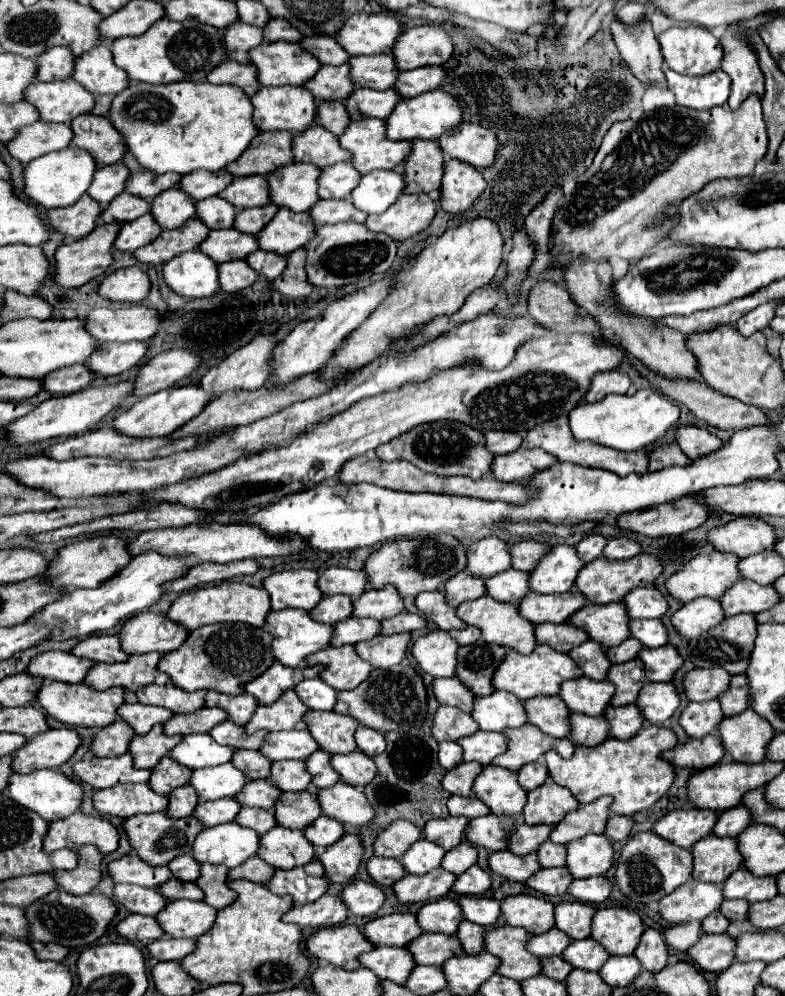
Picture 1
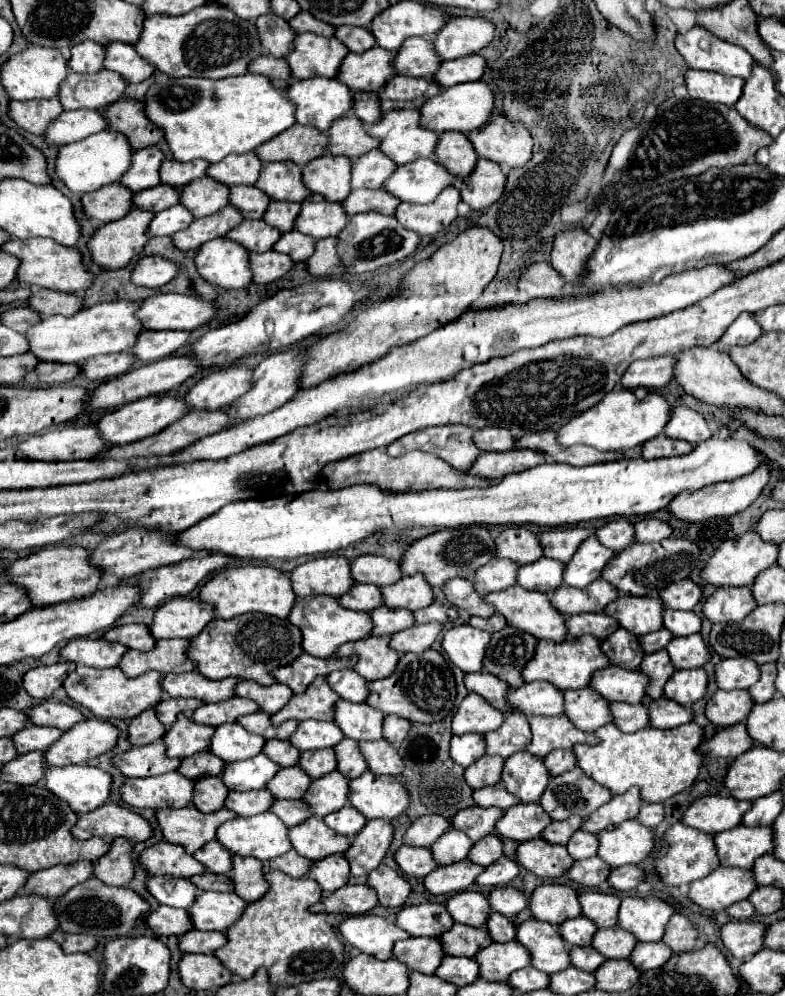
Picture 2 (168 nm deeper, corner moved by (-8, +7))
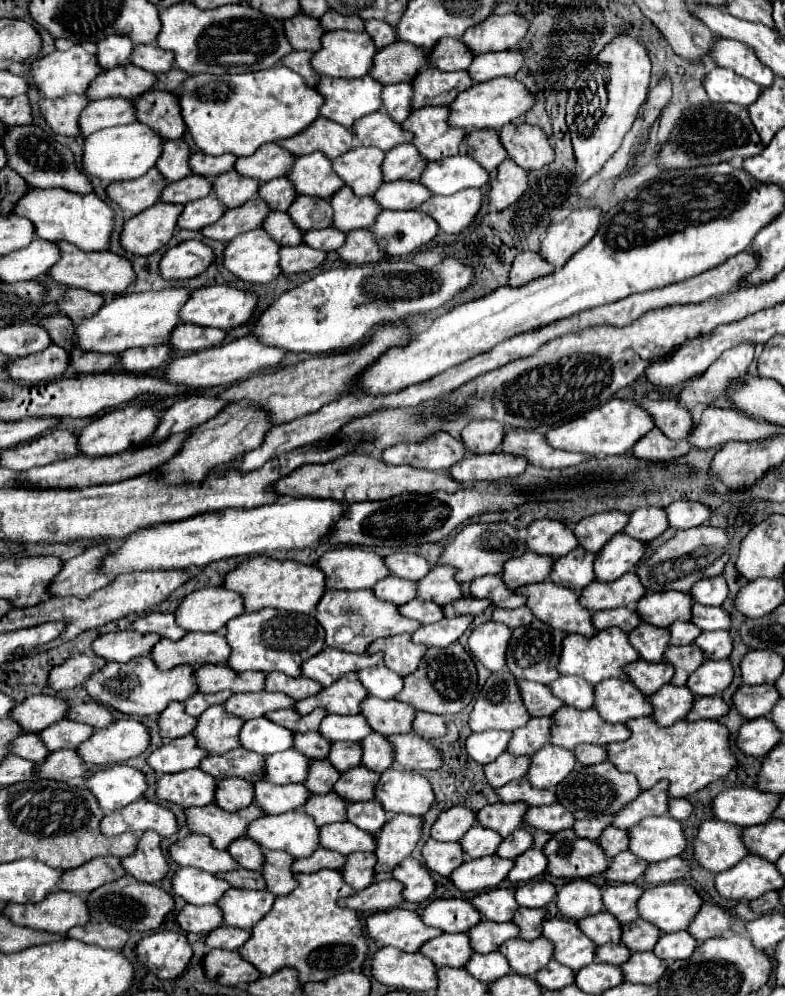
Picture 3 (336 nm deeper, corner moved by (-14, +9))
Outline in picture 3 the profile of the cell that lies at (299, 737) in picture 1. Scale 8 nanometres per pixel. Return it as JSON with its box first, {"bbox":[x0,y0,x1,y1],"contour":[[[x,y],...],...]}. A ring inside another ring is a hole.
{"bbox":[320,715,374,741],"contour":[[[328,715],[320,725],[320,733],[330,741],[362,741],[374,733],[364,715]]]}

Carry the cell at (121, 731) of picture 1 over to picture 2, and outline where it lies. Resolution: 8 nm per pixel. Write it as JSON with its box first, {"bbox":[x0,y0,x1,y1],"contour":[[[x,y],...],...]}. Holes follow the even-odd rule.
{"bbox":[128,709,164,745],"contour":[[[146,709],[144,713],[136,715],[128,723],[128,741],[132,745],[148,745],[164,735],[164,725],[156,719],[156,713],[152,709]]]}

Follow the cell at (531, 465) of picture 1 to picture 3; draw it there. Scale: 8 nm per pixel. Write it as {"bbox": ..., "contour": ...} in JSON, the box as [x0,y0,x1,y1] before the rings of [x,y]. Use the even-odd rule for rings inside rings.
{"bbox":[448,451,528,483],"contour":[[[502,451],[488,453],[488,455],[466,453],[464,459],[460,459],[454,467],[448,469],[448,473],[458,483],[498,481],[508,477],[518,477],[520,473],[524,473],[526,465],[528,465],[526,459]]]}

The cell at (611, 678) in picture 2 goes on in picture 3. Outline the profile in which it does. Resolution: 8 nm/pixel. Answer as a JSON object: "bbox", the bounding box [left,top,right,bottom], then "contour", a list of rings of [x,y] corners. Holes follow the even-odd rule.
{"bbox":[626,659,674,695],"contour":[[[638,659],[626,667],[626,675],[632,679],[632,683],[636,683],[636,687],[642,693],[652,695],[662,685],[670,683],[670,679],[674,675],[674,667],[668,661],[650,663],[650,661]]]}

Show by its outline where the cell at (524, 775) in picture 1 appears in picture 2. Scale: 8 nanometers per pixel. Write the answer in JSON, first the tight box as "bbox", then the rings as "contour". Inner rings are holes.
{"bbox":[544,749,576,777],"contour":[[[558,749],[558,751],[552,751],[552,753],[548,753],[544,757],[544,765],[546,765],[548,773],[554,777],[554,775],[562,775],[562,773],[574,769],[576,759],[574,759],[574,753],[572,751]]]}

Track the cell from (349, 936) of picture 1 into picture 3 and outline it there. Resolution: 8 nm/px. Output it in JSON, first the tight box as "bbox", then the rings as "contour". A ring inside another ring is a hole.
{"bbox":[366,909,442,953],"contour":[[[390,909],[374,913],[366,919],[366,927],[370,937],[380,945],[392,945],[408,953],[420,951],[422,943],[442,933],[426,925],[420,919],[418,911],[408,911],[408,909]]]}

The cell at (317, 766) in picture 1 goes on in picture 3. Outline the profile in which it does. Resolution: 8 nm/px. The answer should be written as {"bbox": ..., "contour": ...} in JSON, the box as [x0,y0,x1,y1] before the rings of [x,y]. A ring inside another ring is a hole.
{"bbox":[362,733,394,771],"contour":[[[372,733],[362,741],[364,767],[384,767],[384,769],[372,769],[372,771],[386,771],[394,761],[394,745],[388,741],[386,735]]]}

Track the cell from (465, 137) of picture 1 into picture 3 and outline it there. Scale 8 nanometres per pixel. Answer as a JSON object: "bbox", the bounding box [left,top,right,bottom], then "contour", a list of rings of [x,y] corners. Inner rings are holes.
{"bbox":[502,125,554,171],"contour":[[[514,125],[502,127],[502,145],[508,155],[526,171],[542,169],[554,161],[554,147],[548,135],[536,125]]]}

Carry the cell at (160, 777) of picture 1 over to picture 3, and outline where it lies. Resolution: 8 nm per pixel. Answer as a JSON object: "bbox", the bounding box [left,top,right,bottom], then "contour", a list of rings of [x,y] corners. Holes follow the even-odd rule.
{"bbox":[200,747,264,783],"contour":[[[238,747],[236,751],[224,753],[224,755],[210,755],[202,761],[200,769],[214,775],[216,779],[226,777],[240,777],[250,783],[262,781],[262,763],[264,755],[254,755],[252,751],[244,751],[244,747]]]}

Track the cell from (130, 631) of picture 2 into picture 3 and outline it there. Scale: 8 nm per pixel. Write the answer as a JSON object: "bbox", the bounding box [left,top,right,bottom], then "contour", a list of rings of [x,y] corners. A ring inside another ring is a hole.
{"bbox":[130,613,186,641],"contour":[[[146,613],[144,617],[138,617],[130,625],[130,629],[138,631],[138,633],[158,633],[172,641],[178,641],[186,635],[186,629],[176,625],[174,613]]]}

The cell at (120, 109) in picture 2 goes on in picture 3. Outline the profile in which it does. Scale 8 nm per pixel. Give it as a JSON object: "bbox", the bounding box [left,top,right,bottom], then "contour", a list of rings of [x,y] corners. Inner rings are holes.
{"bbox":[134,91,186,139],"contour":[[[148,91],[134,99],[138,121],[158,131],[162,139],[180,139],[186,131],[178,97],[168,91]]]}

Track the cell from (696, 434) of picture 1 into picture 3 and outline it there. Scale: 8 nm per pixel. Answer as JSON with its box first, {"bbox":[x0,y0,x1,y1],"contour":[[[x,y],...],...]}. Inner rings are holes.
{"bbox":[642,399,694,441],"contour":[[[642,399],[642,407],[646,407],[646,411],[650,411],[654,425],[670,439],[680,441],[686,439],[690,435],[690,429],[694,425],[692,421],[692,413],[688,413],[686,409],[680,409],[676,401],[664,399],[664,401],[650,401],[650,399]]]}

